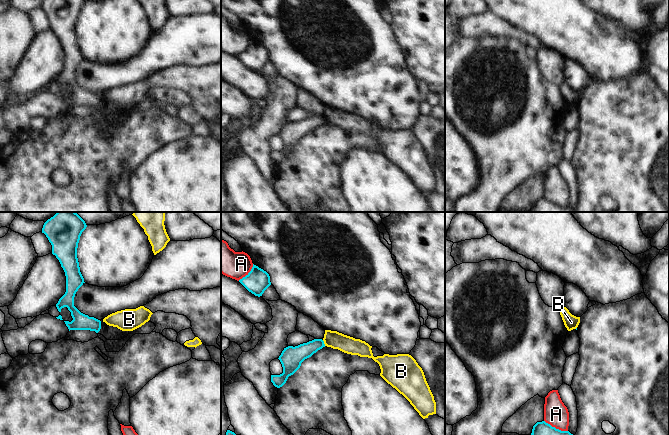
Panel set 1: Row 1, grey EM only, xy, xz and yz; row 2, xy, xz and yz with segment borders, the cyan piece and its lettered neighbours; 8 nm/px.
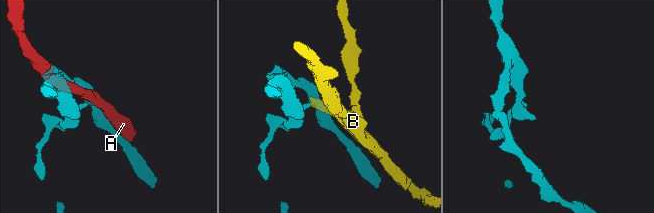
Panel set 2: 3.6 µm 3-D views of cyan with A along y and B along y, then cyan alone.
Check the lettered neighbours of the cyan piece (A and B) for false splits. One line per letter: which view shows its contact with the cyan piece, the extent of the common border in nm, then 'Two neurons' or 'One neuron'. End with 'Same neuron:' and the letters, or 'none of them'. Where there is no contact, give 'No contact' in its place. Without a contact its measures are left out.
A: Touches cyan in xz. Shared border 180 nm. Two neurons
B: Touches cyan in xz. Shared border 50 nm. Two neurons
Same neuron: none of them

